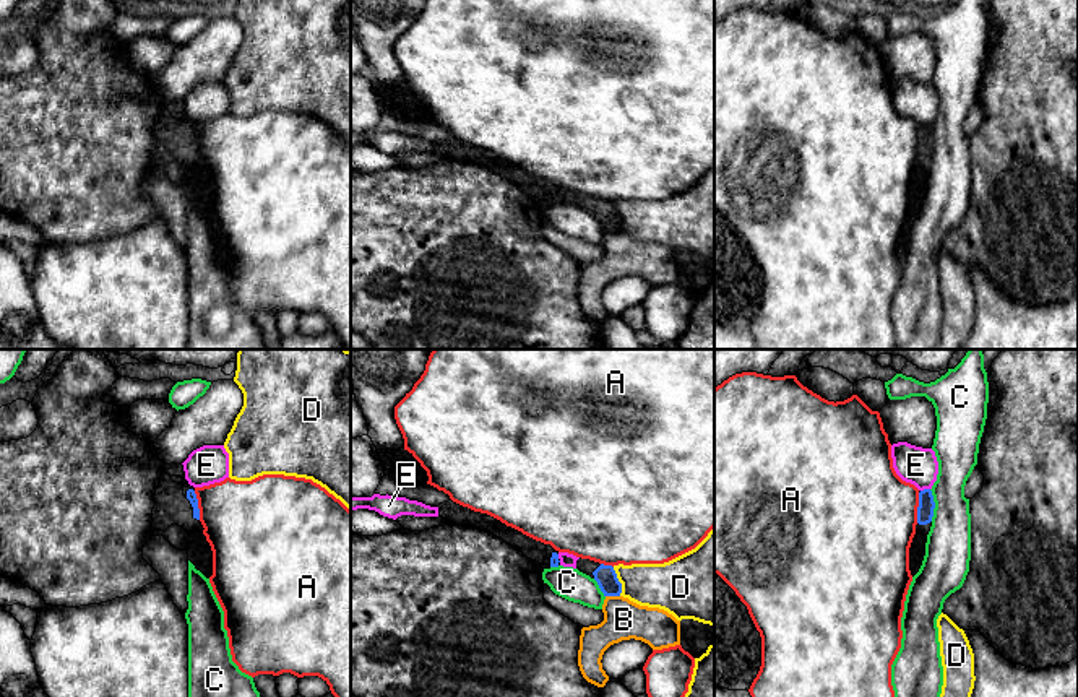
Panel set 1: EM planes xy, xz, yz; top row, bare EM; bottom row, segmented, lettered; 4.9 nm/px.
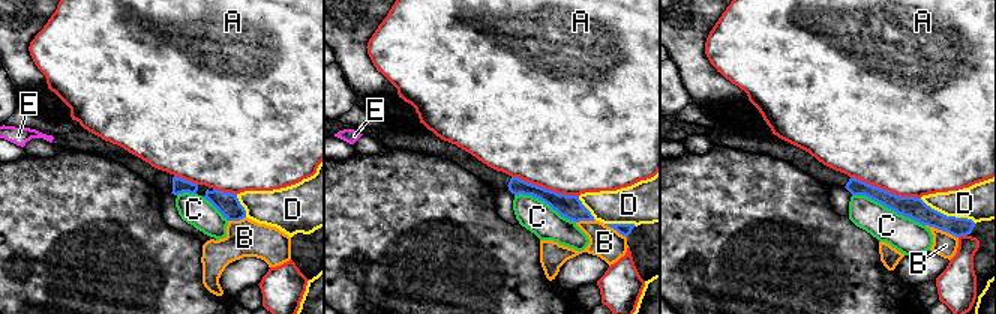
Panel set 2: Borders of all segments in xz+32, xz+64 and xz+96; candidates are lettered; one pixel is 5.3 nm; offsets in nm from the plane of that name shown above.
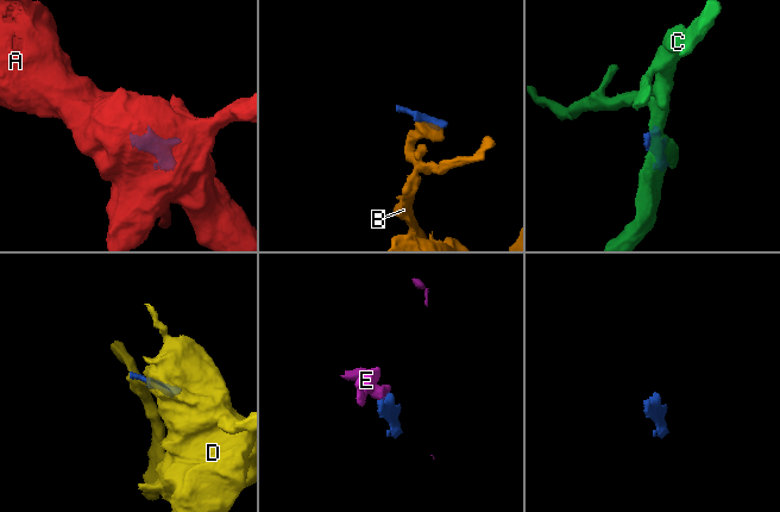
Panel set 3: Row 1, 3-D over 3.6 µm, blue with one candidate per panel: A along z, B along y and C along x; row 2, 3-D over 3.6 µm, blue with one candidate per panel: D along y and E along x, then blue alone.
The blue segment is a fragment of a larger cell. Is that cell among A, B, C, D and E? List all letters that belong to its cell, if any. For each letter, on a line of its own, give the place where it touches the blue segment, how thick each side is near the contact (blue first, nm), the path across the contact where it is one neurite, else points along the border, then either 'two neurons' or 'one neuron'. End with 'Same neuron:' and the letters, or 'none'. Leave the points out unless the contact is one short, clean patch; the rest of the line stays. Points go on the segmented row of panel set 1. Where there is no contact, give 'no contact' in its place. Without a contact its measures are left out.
A: yz (918, 507) | 80/480 nm | two neurons
B: xz (612, 595) | 110/200 nm | along xz (606, 595), (619, 597) | two neurons
C: yz (934, 506) | 80/220 nm | two neurons
D: xz (619, 582) | 110/240 nm | two neurons
E: yz (924, 489) | 80/190 nm | along yz (929, 488), (921, 491) | two neurons
Same neuron: none

